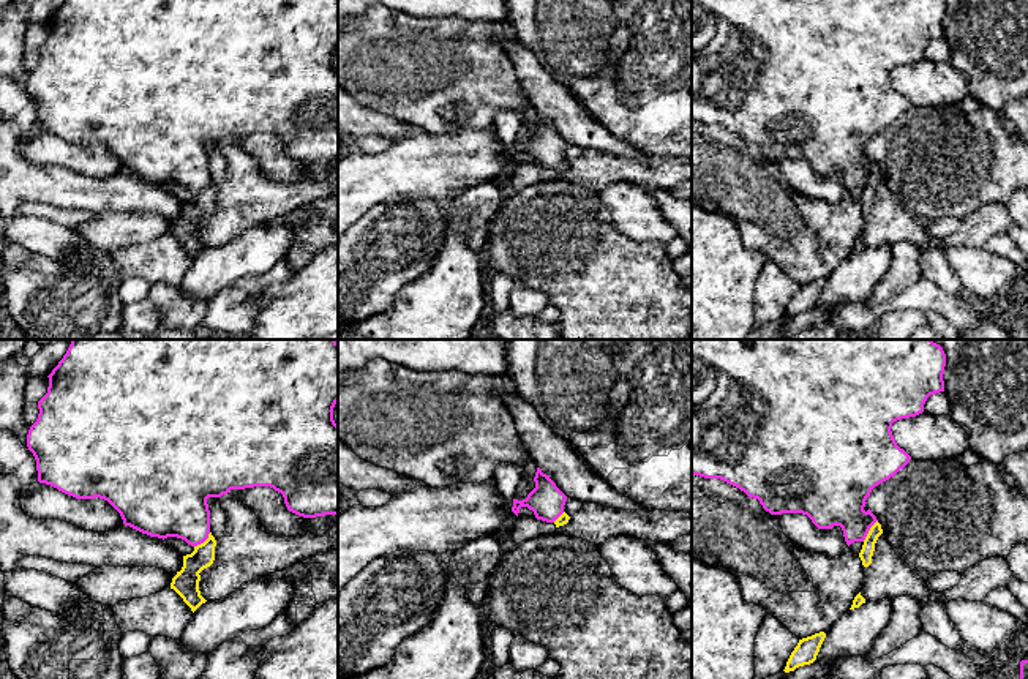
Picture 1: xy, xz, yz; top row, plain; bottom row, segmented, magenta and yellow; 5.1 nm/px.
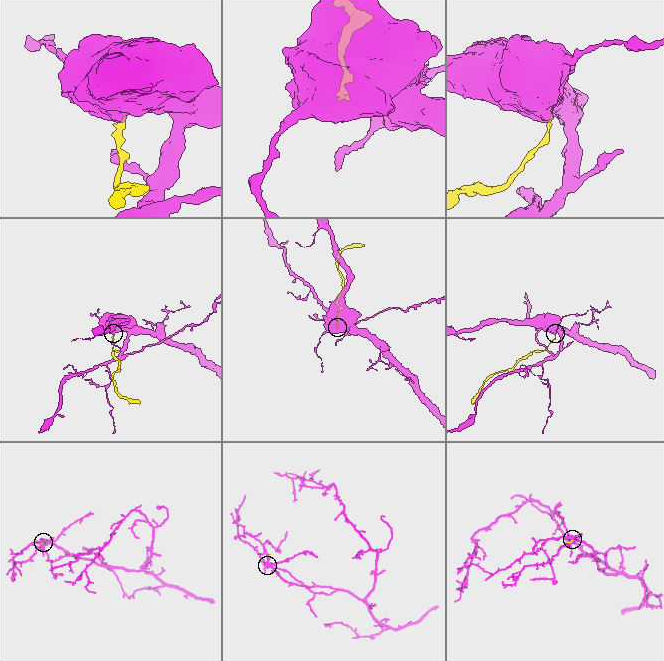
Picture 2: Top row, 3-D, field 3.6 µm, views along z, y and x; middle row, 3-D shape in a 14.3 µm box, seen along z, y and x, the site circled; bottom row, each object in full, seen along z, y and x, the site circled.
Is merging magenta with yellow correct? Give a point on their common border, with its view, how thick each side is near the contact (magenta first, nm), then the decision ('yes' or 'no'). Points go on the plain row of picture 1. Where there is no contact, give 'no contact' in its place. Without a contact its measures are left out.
yz (869, 176) | 320/70 nm | no

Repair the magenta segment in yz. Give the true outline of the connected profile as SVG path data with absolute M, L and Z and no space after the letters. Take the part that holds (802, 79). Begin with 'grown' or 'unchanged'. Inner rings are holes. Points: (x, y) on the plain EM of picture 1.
unchanged | M692 0L692 122L720 125L748 144L758 145L771 161L802 159L818 175L840 172L846 191L864 188L878 167L865 147L872 136L903 115L911 103L897 92L892 69L924 58L930 41L944 38L946 0Z

